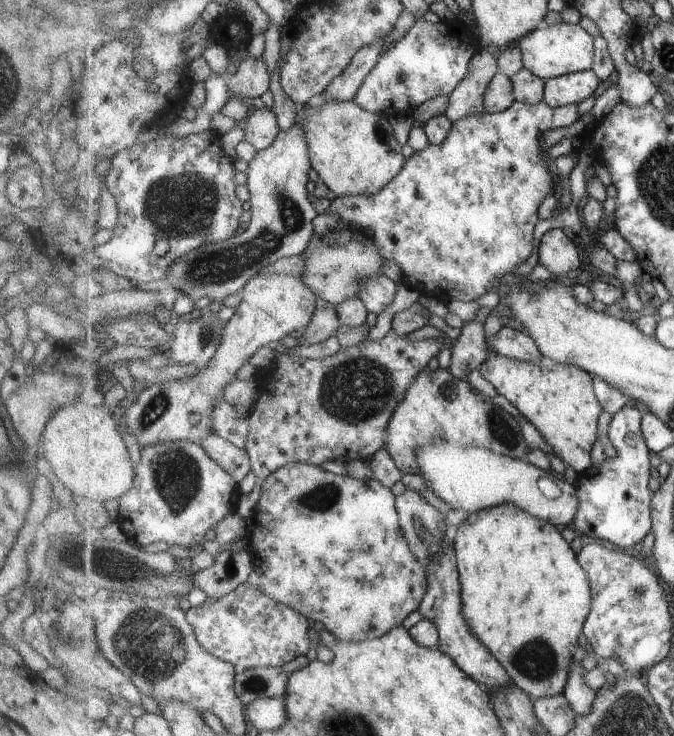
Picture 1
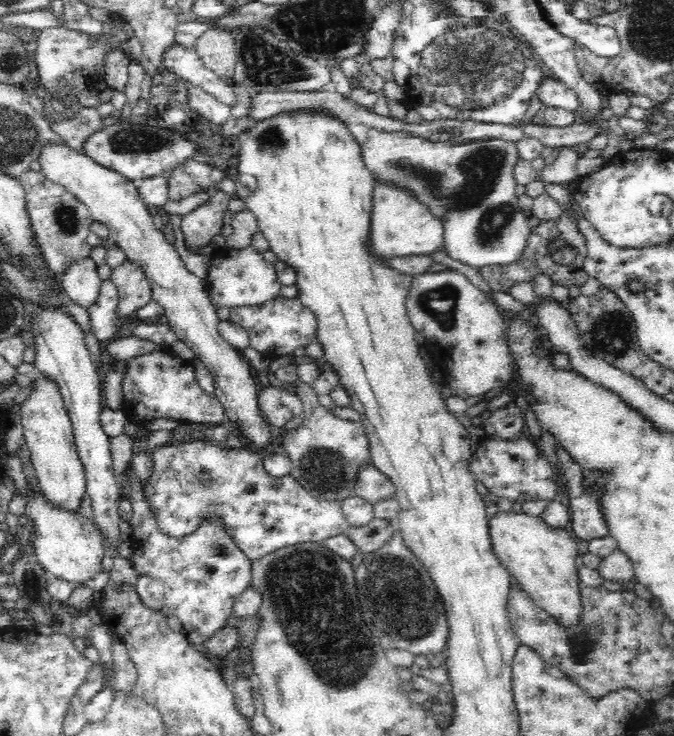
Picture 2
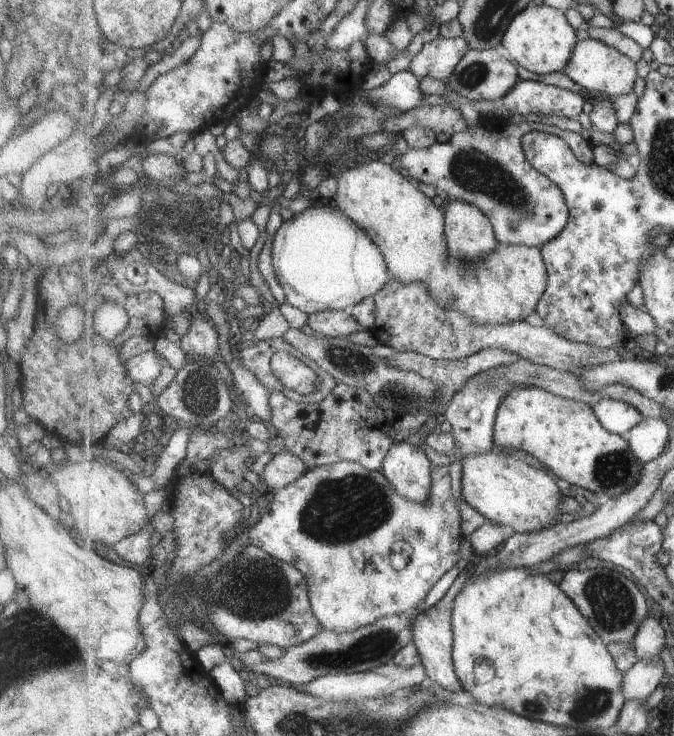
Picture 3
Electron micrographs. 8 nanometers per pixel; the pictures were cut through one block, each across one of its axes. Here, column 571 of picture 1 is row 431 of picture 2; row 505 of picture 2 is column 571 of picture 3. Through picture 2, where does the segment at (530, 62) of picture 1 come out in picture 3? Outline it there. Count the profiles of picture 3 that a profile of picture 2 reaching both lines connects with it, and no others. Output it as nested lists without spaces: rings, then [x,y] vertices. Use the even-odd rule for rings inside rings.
[[[590,36],[587,40],[579,40],[564,74],[582,86],[586,93],[598,92],[599,96],[614,99],[633,92],[636,80],[639,78],[635,63],[636,61],[627,54]]]

